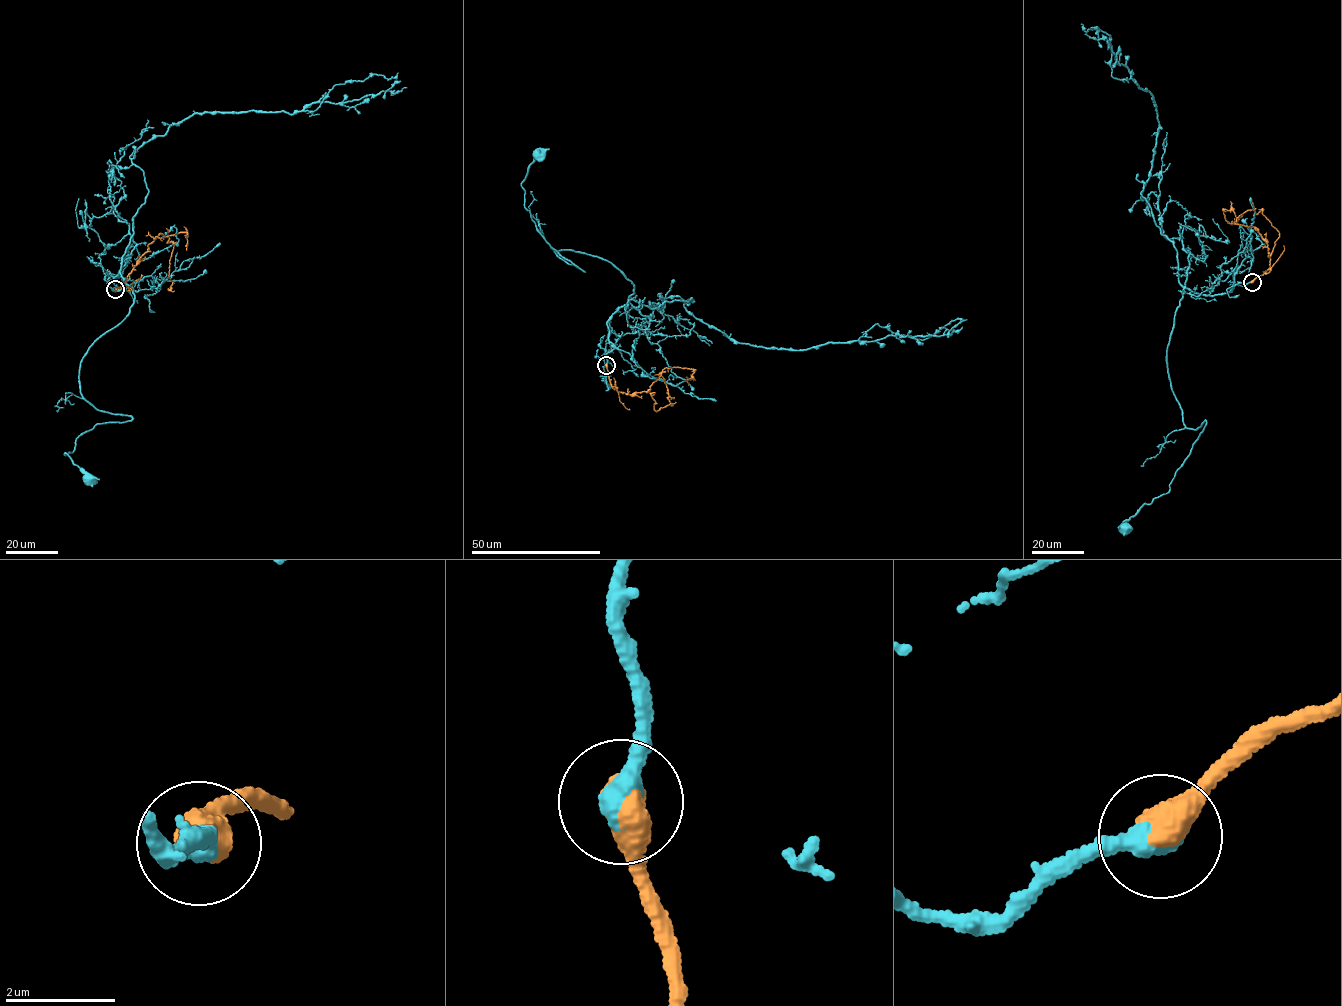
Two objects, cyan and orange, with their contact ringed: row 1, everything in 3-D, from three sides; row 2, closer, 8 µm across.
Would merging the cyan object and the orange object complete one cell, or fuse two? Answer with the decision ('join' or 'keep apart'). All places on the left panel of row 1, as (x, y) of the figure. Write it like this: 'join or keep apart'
join

